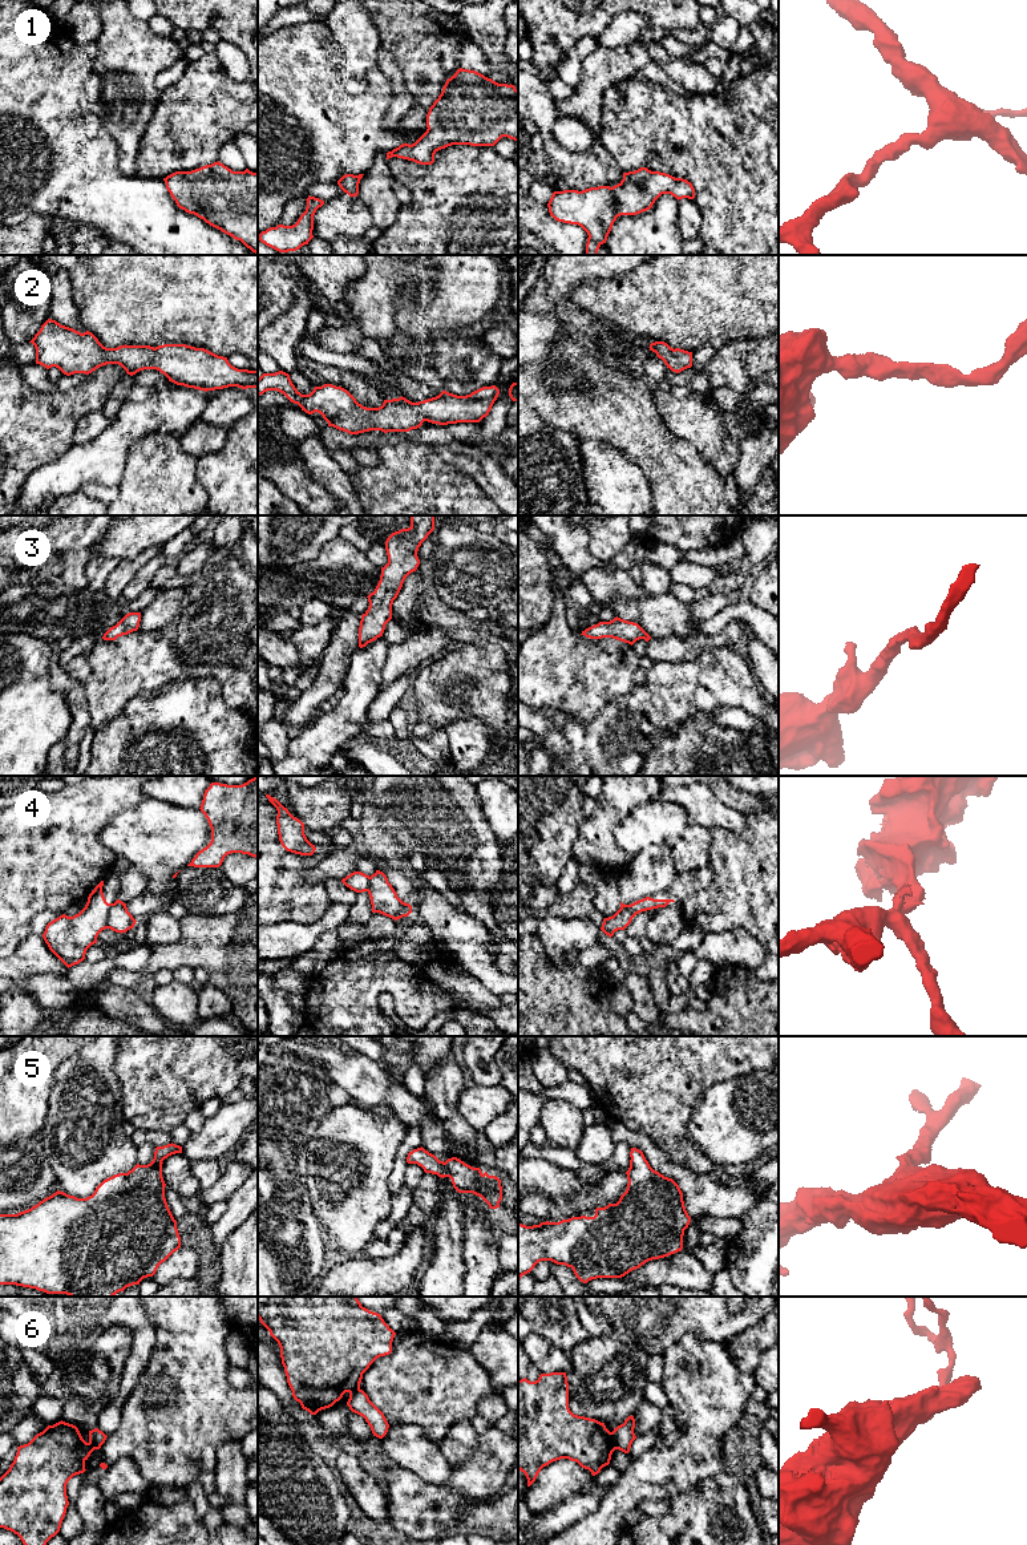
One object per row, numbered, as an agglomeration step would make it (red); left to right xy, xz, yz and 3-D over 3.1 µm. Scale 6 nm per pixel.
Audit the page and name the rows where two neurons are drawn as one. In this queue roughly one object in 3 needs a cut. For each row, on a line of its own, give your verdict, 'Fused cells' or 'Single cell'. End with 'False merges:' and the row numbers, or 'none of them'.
1: Single cell
2: Single cell
3: Single cell
4: Fused cells
5: Single cell
6: Fused cells
False merges: 4, 6

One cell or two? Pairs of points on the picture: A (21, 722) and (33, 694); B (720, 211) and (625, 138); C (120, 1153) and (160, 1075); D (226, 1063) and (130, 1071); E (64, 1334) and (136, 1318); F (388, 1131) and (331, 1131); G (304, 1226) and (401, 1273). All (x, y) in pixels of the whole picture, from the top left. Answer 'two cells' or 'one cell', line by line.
A: one cell
B: one cell
C: two cells
D: one cell
E: one cell
F: one cell
G: two cells

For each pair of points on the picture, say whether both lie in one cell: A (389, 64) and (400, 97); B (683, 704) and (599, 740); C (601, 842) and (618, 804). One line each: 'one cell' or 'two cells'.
A: one cell
B: one cell
C: one cell

